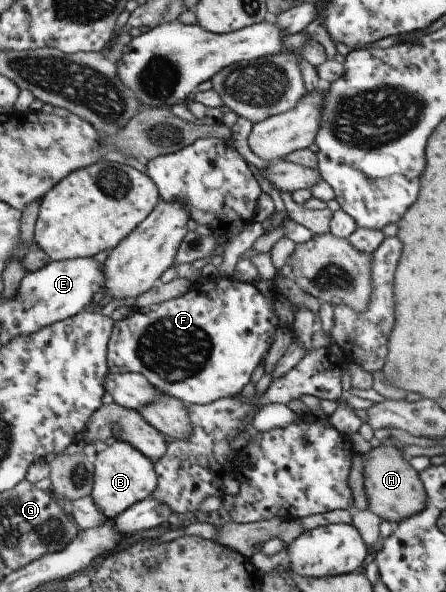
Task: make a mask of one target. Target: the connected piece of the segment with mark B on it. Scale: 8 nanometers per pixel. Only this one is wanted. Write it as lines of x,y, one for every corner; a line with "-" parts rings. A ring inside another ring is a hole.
113,441
95,457
95,484
92,497
107,518
115,520
134,504
153,496
158,489
158,471
146,454
136,449
130,442

